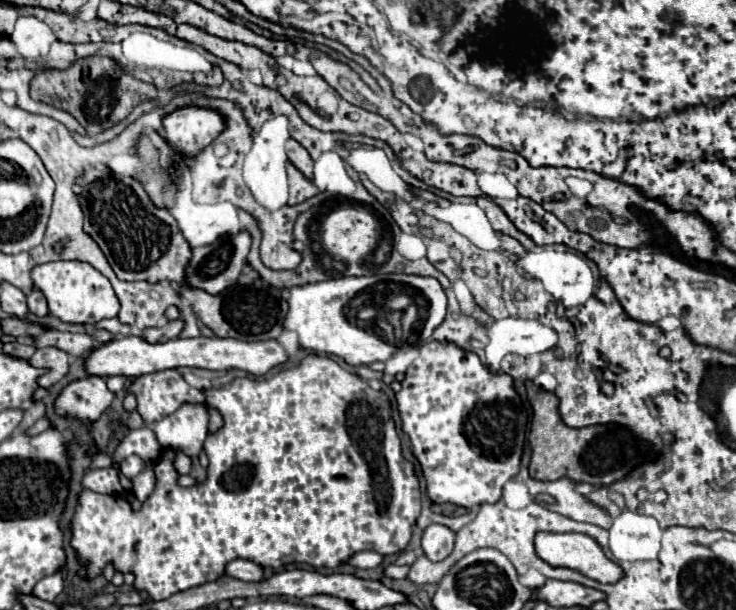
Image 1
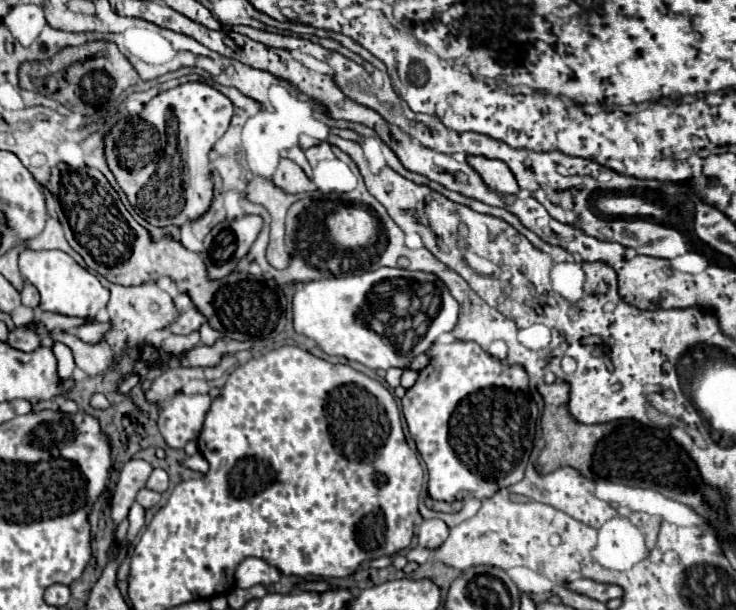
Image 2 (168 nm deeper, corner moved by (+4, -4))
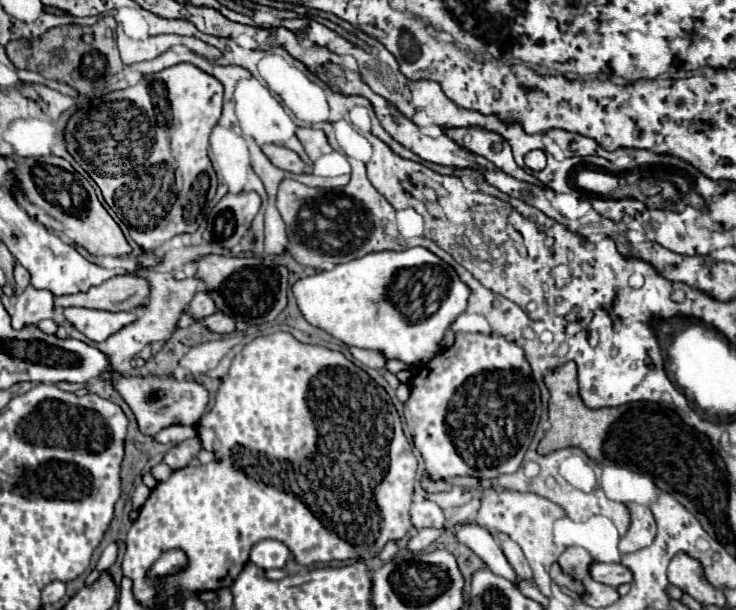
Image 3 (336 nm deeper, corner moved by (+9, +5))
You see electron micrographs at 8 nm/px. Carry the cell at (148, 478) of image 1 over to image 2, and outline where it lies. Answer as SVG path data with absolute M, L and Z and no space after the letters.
M153 469L153 473L149 475L149 479L145 483L145 489L165 493L167 487L169 487L169 475L167 475L167 471L165 469Z

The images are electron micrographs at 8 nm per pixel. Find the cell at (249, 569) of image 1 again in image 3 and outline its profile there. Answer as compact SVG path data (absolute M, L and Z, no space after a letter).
M262 540L258 542L252 552L250 552L250 560L268 570L268 568L284 568L288 560L292 560L292 554L288 550L286 544L278 542L278 540Z

